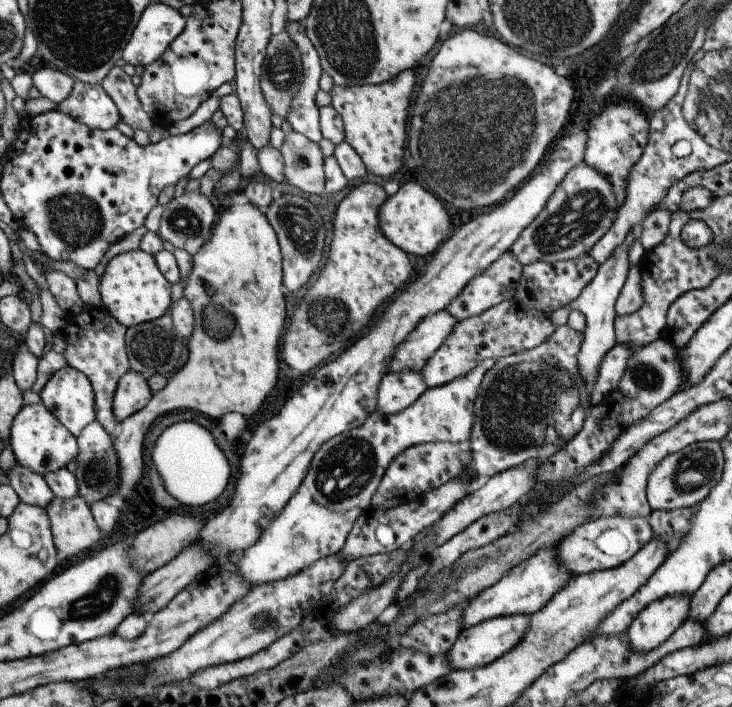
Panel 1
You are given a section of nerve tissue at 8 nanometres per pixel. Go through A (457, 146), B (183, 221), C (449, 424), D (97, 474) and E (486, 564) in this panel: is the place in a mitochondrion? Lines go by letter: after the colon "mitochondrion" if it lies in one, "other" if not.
A: mitochondrion
B: mitochondrion
C: mitochondrion
D: mitochondrion
E: mitochondrion

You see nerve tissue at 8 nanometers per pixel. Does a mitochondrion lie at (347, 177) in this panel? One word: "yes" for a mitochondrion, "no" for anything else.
no

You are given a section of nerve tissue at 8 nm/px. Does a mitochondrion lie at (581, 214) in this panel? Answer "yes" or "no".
yes

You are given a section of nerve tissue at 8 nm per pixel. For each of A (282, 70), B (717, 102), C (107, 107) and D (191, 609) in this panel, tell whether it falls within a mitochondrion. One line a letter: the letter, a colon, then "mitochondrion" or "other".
A: mitochondrion
B: mitochondrion
C: other
D: other

